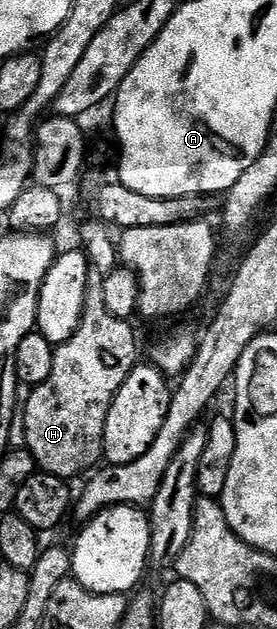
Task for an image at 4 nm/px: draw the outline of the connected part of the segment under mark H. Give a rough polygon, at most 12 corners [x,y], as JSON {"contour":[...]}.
{"contour":[[90,271],[83,318],[23,404],[24,447],[66,482],[105,455],[137,336]]}

